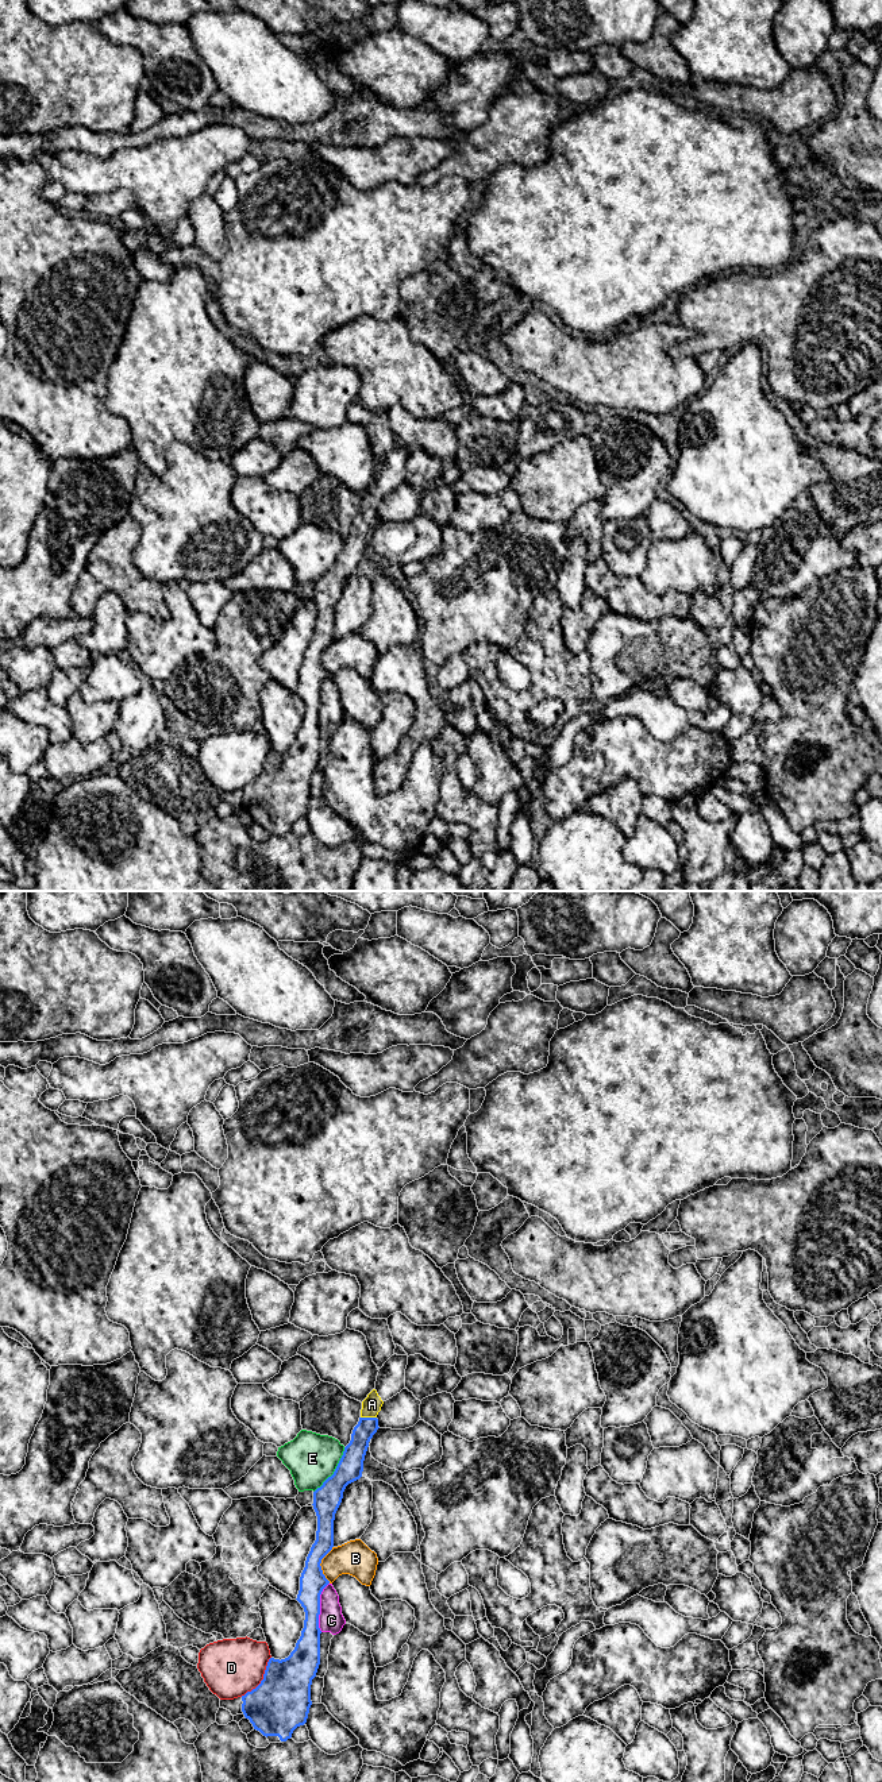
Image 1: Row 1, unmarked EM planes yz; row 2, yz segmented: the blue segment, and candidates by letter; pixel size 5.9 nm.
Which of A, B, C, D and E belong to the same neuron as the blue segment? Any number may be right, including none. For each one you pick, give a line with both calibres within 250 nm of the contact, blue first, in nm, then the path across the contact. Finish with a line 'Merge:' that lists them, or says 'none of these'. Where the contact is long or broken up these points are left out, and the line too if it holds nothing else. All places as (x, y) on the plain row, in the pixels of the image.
A: 130/110 nm
Merge: A

